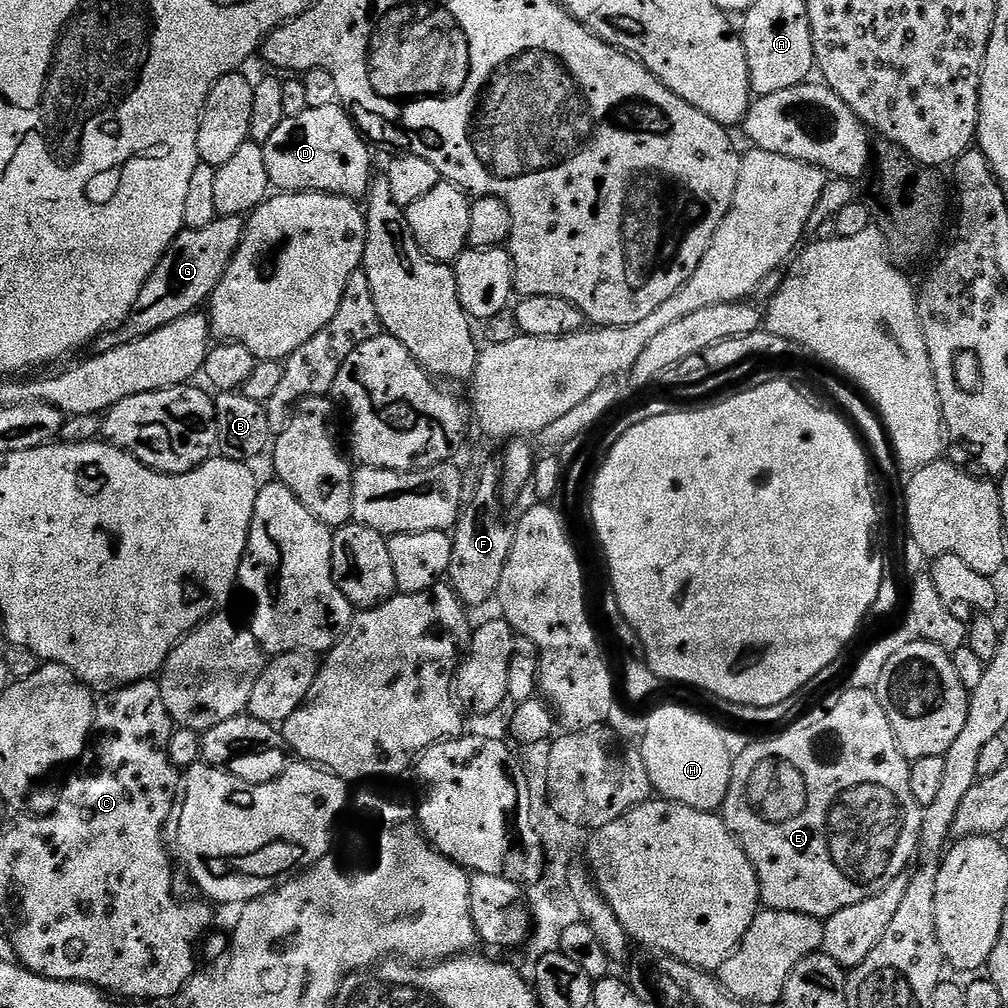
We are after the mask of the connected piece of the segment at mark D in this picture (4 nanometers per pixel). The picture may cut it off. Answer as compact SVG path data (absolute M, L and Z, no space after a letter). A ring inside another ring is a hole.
M339 103L285 116L264 145L268 183L280 192L337 192L360 198L374 175L368 144ZM341 108L341 109L340 109Z

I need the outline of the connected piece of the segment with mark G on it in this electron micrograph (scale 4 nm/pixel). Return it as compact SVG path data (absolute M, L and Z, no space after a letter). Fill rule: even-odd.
M217 216L210 226L185 228L178 233L142 286L127 320L119 329L119 339L136 340L139 336L150 334L178 318L203 309L216 289L220 275L228 268L228 261L240 245L245 223L245 217L242 216Z

